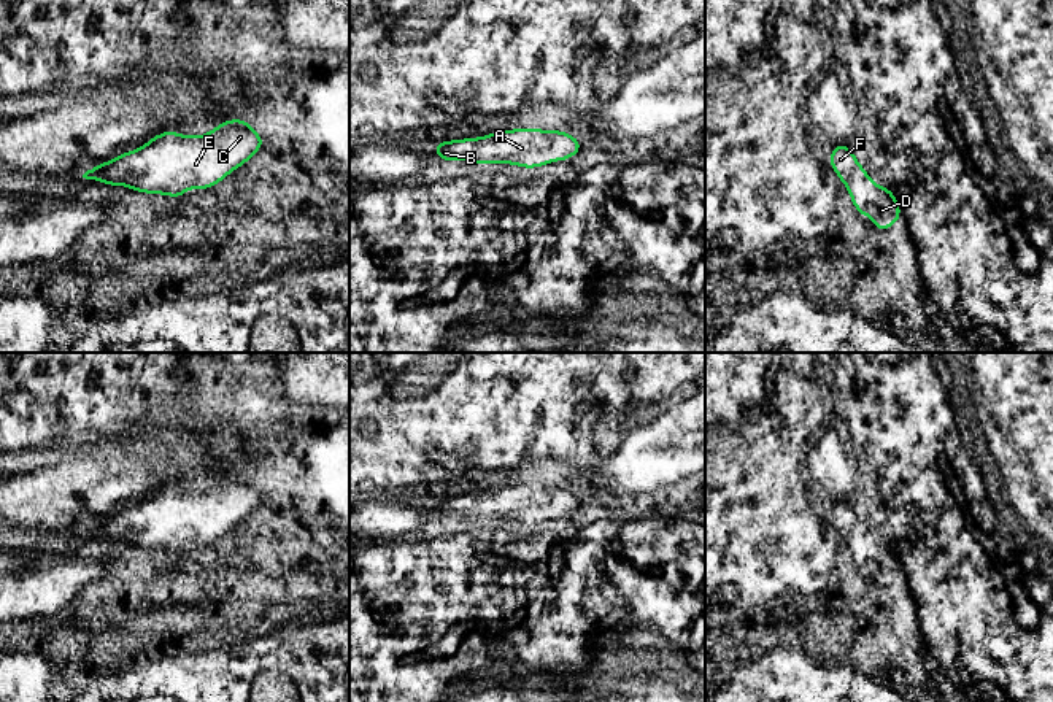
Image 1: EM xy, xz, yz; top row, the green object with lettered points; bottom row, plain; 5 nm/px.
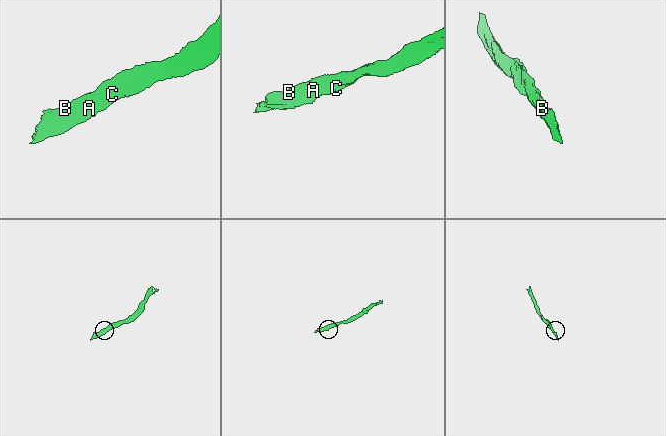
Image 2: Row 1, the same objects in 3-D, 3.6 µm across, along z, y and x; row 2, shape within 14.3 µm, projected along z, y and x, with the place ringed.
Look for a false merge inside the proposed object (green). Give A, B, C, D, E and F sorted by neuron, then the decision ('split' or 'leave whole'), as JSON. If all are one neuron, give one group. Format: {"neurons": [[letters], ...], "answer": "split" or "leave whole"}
{"neurons": [["A", "B", "C", "D", "E", "F"]], "answer": "leave whole"}

